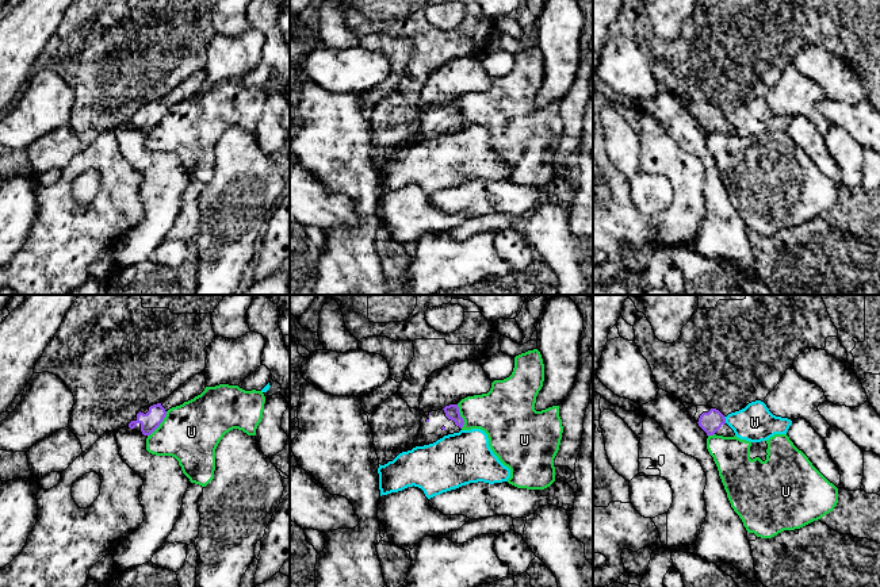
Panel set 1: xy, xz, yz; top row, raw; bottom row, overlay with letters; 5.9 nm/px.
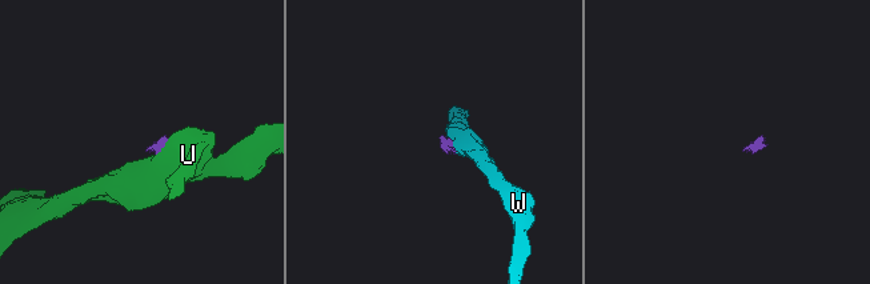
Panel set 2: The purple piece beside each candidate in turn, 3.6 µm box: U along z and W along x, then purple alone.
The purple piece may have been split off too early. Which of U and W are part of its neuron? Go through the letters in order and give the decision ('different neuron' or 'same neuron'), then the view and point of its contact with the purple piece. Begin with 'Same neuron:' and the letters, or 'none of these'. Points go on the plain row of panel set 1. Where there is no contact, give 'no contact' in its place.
Same neuron: none of these
U: different neuron; meets purple in xy at (160, 119)
W: different neuron; meets purple in yz at (724, 116)

